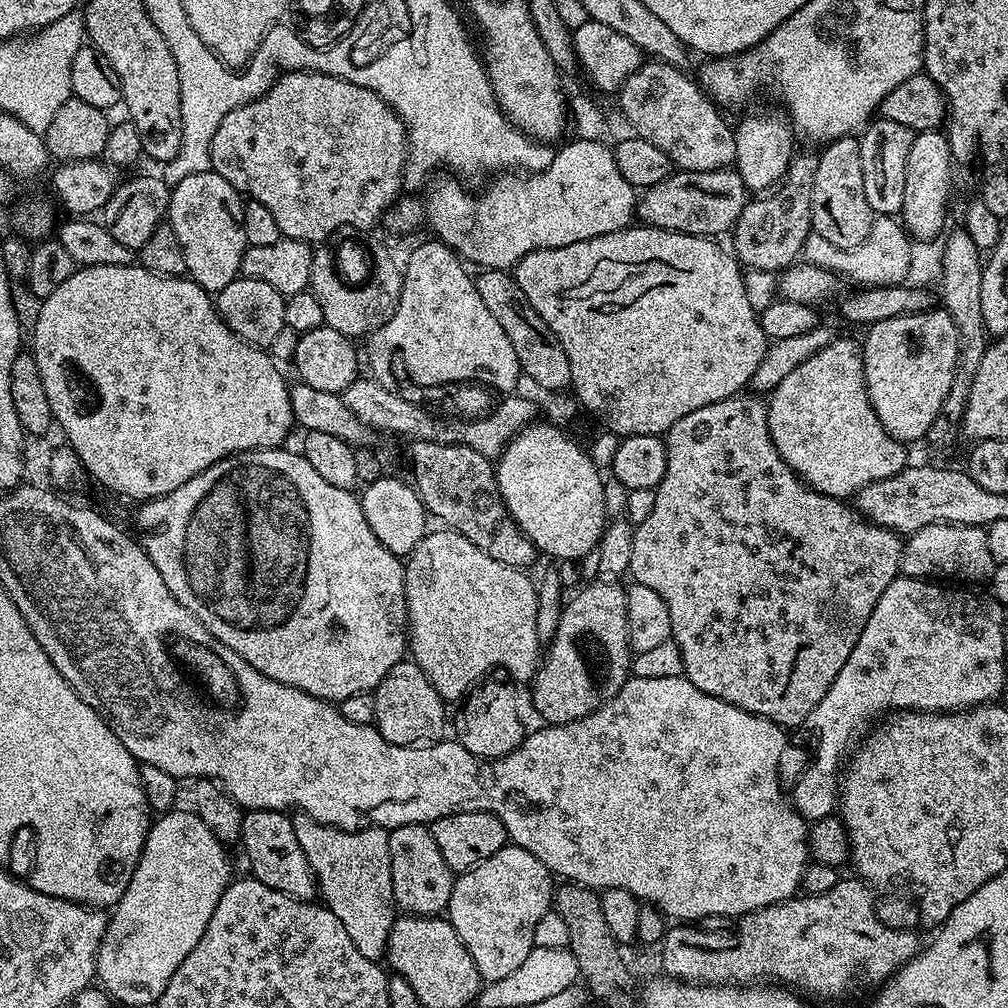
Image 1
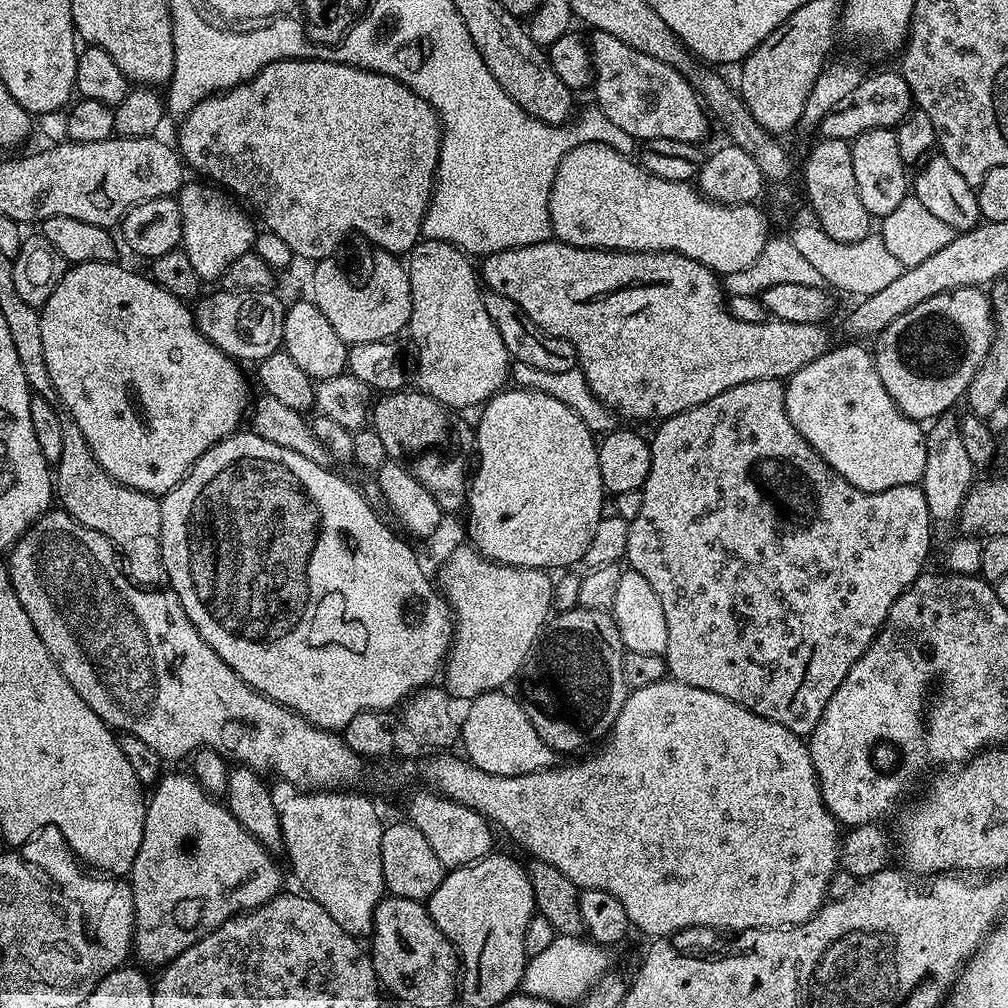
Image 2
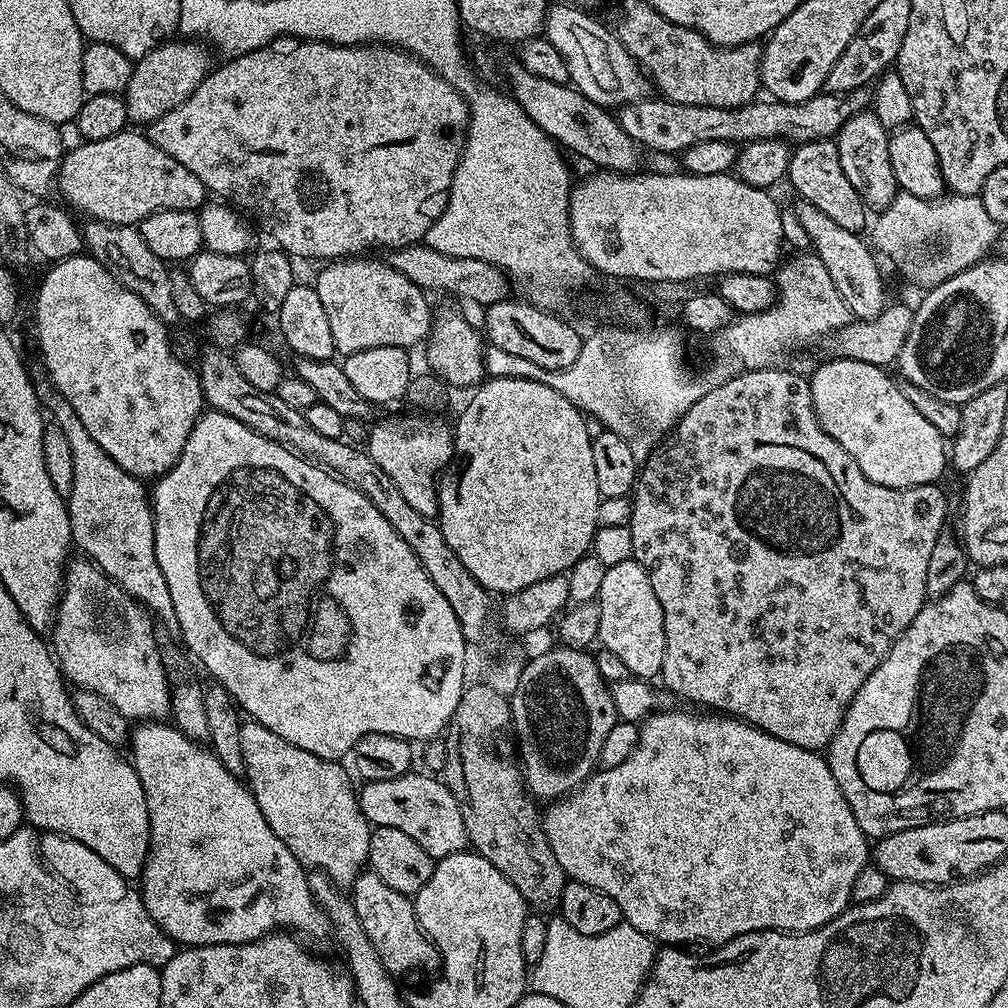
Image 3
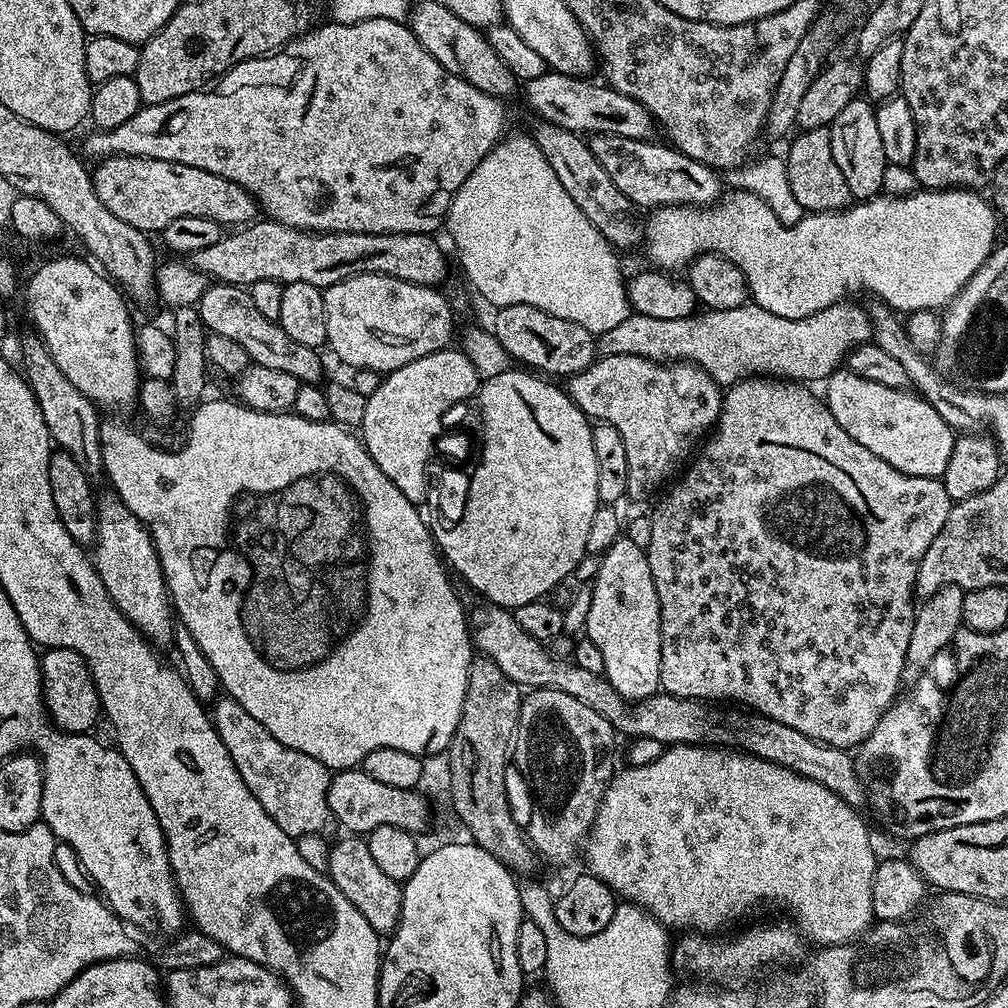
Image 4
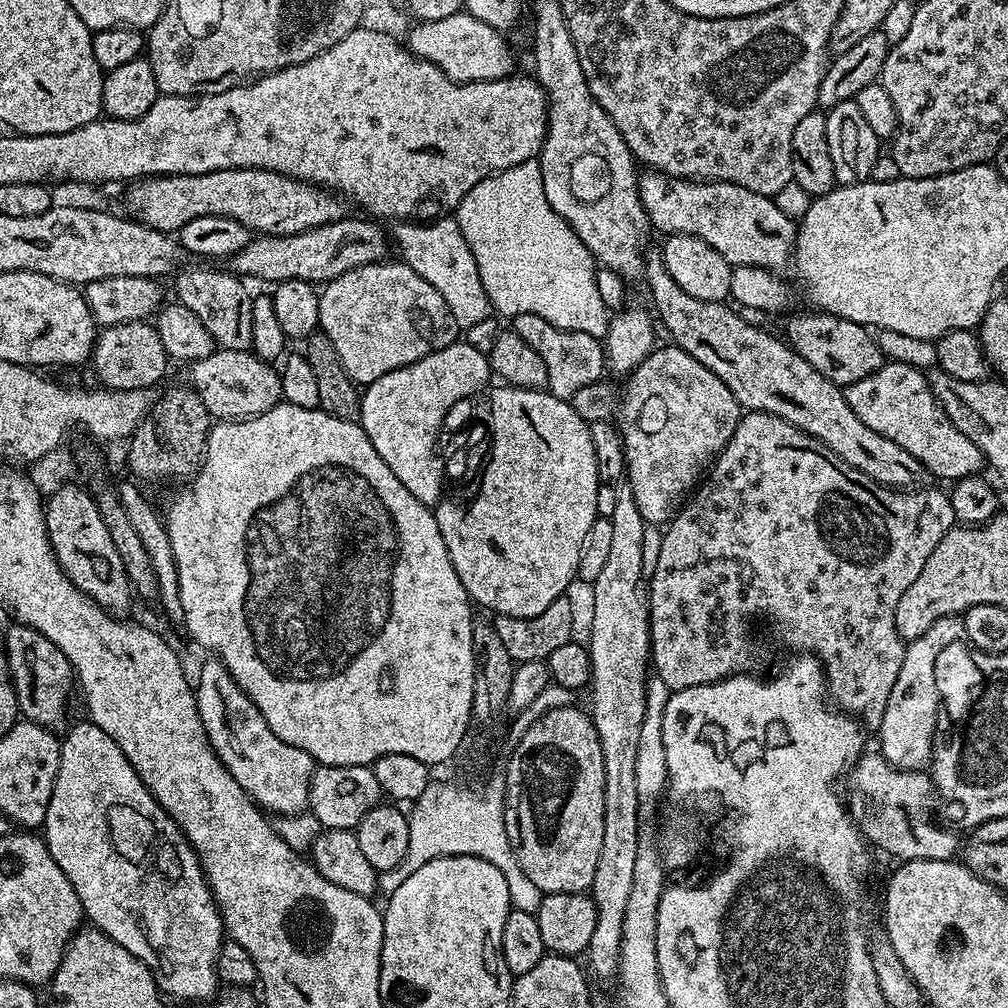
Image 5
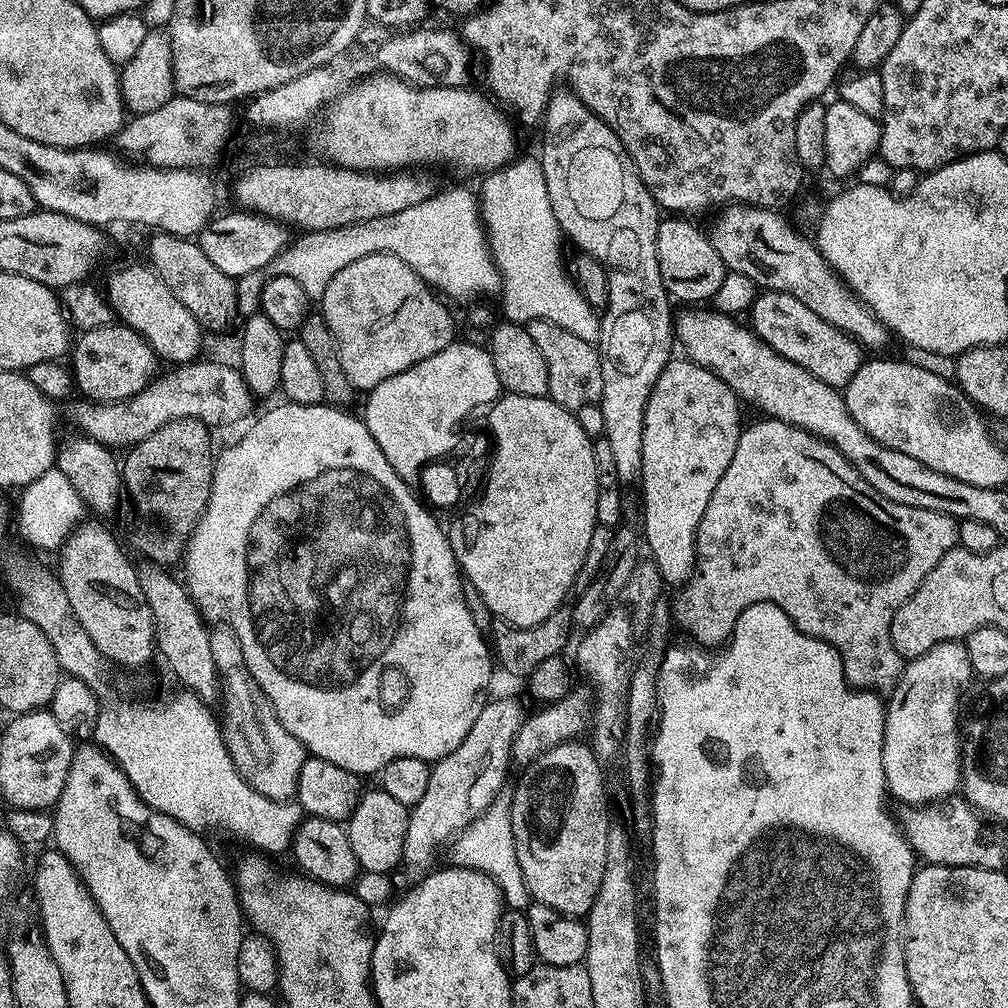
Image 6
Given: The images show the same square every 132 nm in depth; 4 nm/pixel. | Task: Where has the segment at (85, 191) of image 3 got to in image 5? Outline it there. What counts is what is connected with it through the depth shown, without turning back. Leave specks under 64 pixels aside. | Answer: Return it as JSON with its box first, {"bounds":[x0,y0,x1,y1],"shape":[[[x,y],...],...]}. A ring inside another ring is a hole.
{"bounds":[124,168,346,236],"shape":[[[231,168],[189,176],[145,176],[131,181],[127,188],[128,193],[124,196],[124,204],[128,207],[127,215],[139,224],[145,224],[147,228],[169,234],[179,233],[180,228],[194,218],[221,216],[236,220],[244,228],[256,234],[293,236],[306,230],[314,230],[318,226],[326,226],[335,220],[343,220],[346,216],[345,201],[329,189],[309,184],[307,180],[295,180],[293,176],[283,176],[261,168]]]}

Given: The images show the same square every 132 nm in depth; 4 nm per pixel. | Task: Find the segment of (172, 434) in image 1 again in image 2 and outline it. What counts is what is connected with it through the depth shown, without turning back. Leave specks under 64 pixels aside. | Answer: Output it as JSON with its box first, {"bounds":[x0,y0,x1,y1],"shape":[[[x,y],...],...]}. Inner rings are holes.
{"bounds":[39,262,249,498],"shape":[[[120,262],[71,265],[62,282],[58,282],[58,290],[50,294],[44,307],[39,309],[39,314],[42,322],[42,354],[46,354],[46,370],[50,370],[50,382],[54,382],[54,390],[58,394],[63,411],[71,416],[74,422],[78,422],[82,438],[86,438],[94,458],[100,463],[102,470],[110,474],[110,478],[139,492],[160,498],[184,481],[188,471],[196,465],[202,454],[206,454],[206,450],[210,450],[218,441],[225,440],[241,427],[240,419],[243,416],[245,419],[246,401],[249,396],[248,384],[244,381],[243,370],[240,369],[243,367],[201,334],[193,309],[185,301],[170,294],[170,290],[166,290],[147,275],[144,276],[123,268]]]}

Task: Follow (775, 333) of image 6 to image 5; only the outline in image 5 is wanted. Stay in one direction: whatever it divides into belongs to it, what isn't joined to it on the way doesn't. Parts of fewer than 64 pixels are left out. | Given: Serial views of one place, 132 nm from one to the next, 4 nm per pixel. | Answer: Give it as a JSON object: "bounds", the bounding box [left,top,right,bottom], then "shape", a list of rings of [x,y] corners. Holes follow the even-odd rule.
{"bounds":[783,311,886,386],"shape":[[[807,311],[801,316],[790,317],[783,335],[787,344],[806,358],[806,362],[810,362],[818,374],[826,374],[830,382],[847,386],[874,374],[884,365],[886,359],[877,344],[877,337],[865,325],[832,316],[829,312]]]}

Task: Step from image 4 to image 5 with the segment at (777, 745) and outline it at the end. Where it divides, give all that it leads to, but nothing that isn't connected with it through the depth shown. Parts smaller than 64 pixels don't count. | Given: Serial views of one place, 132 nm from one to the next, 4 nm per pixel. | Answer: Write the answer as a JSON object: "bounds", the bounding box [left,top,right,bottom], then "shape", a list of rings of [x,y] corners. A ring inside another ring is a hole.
{"bounds":[846,750,958,861],"shape":[[[868,750],[861,754],[851,765],[847,773],[848,796],[846,792],[846,807],[849,816],[855,824],[860,827],[860,833],[868,841],[873,849],[881,848],[892,856],[897,856],[897,861],[906,860],[951,860],[957,855],[958,840],[952,832],[939,828],[934,821],[928,817],[928,812],[920,808],[920,787],[926,784],[926,776],[920,770],[901,770],[881,756],[879,751]]]}

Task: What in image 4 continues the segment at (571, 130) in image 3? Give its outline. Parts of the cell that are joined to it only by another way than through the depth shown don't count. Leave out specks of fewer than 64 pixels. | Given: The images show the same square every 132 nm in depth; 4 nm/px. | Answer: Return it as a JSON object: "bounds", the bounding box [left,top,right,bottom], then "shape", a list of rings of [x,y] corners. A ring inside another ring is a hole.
{"bounds":[587,134,722,210],"shape":[[[603,134],[589,135],[587,142],[602,170],[610,174],[610,182],[614,182],[614,186],[618,186],[618,190],[641,209],[655,210],[671,204],[707,206],[715,204],[722,196],[721,173],[682,154],[671,143],[656,144],[655,139],[635,140]]]}

